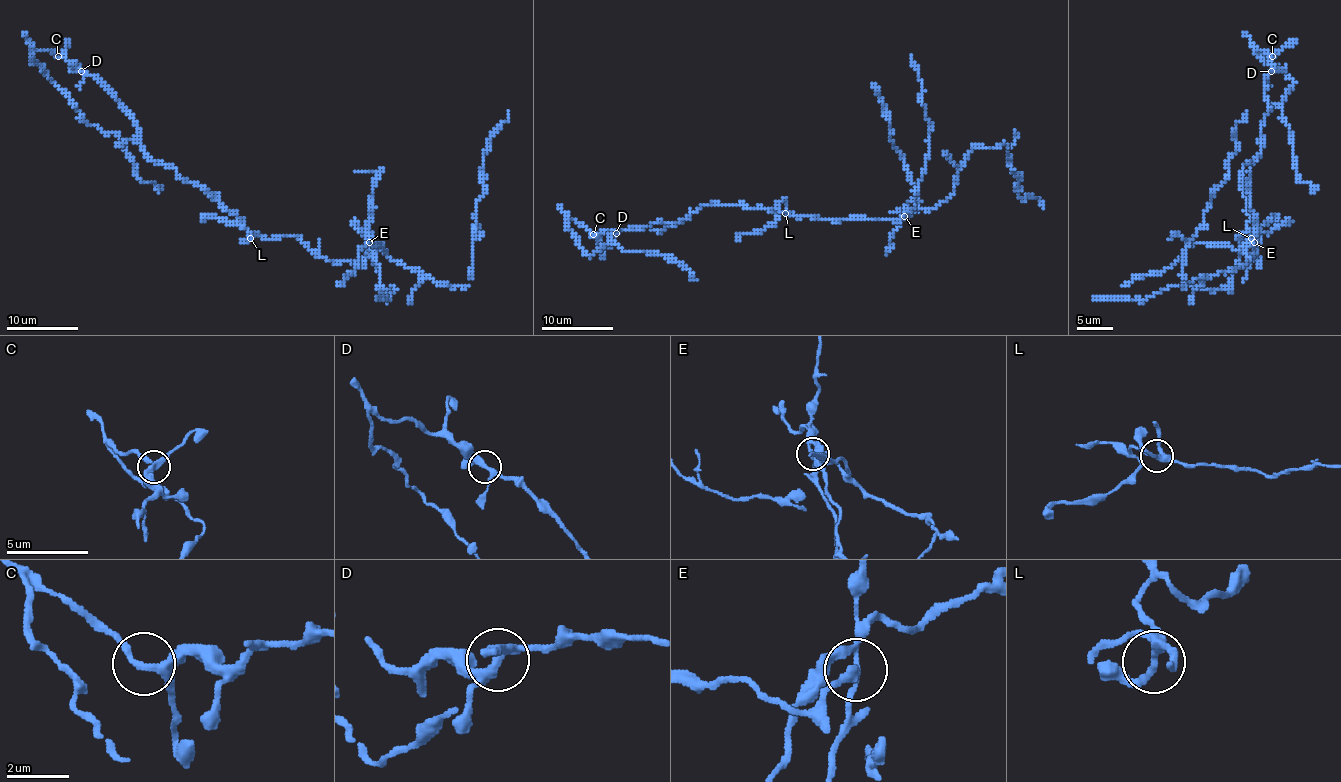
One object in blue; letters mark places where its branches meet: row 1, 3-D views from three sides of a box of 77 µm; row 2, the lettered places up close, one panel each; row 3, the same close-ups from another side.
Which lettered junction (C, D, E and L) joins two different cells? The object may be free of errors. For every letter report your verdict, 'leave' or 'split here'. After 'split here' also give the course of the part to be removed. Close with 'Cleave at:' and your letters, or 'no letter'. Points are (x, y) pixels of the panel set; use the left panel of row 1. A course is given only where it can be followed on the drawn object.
C: leave
D: leave
E: split here | (368, 242), (381, 267), (379, 279), (386, 290), (393, 285), (395, 290), (388, 301), (375, 297)
L: leave
Cleave at: E

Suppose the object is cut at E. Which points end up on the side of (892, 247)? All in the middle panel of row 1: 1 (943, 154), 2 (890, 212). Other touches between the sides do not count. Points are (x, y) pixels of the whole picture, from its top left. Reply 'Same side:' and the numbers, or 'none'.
Same side: 2

